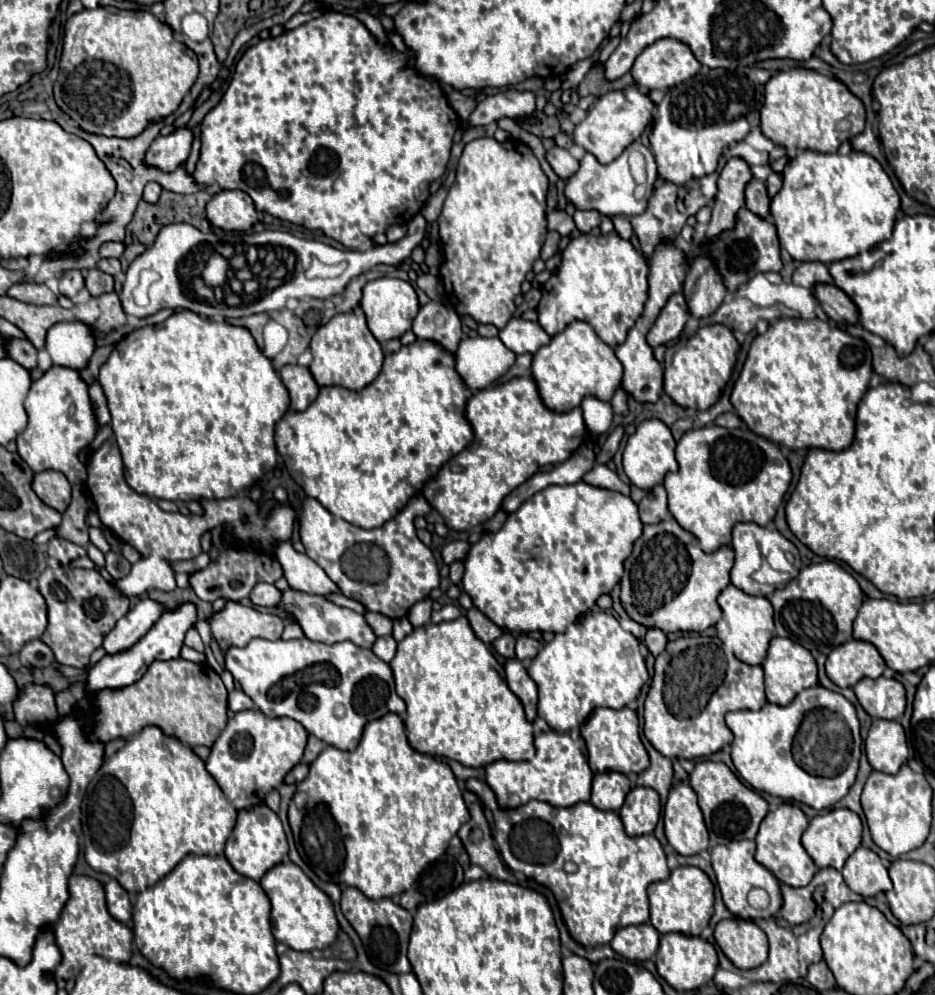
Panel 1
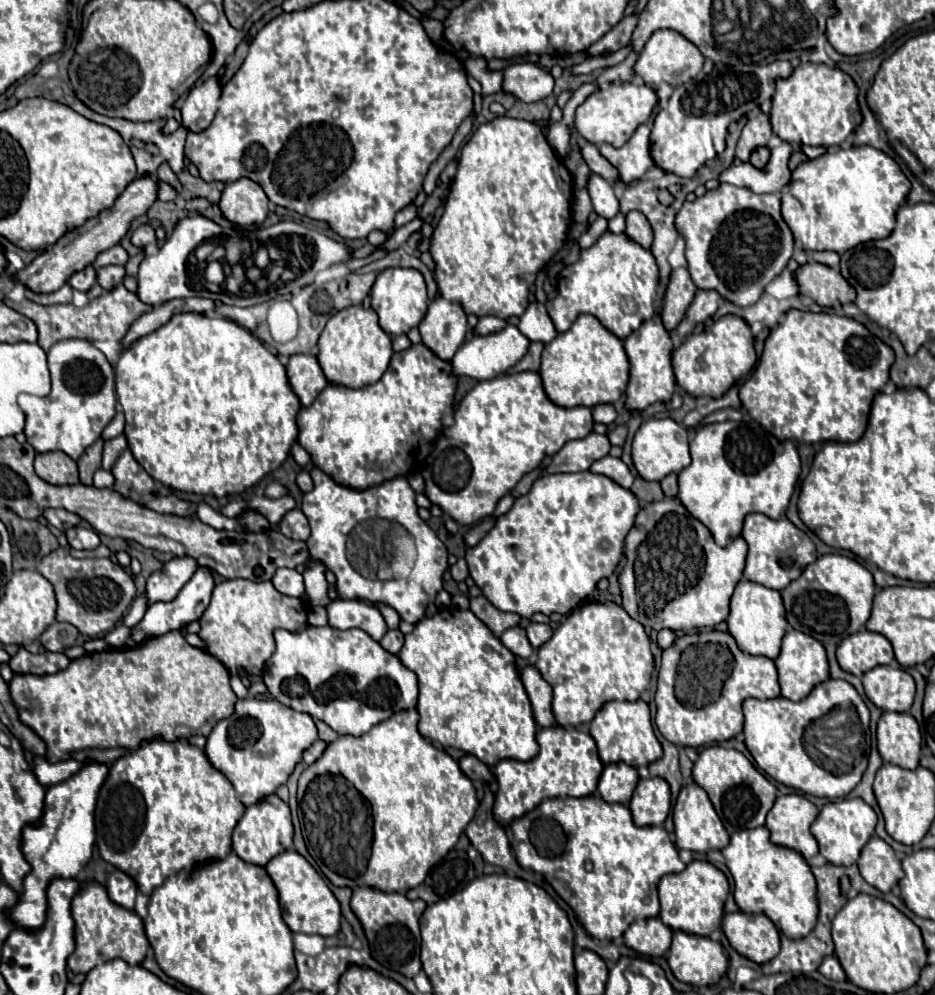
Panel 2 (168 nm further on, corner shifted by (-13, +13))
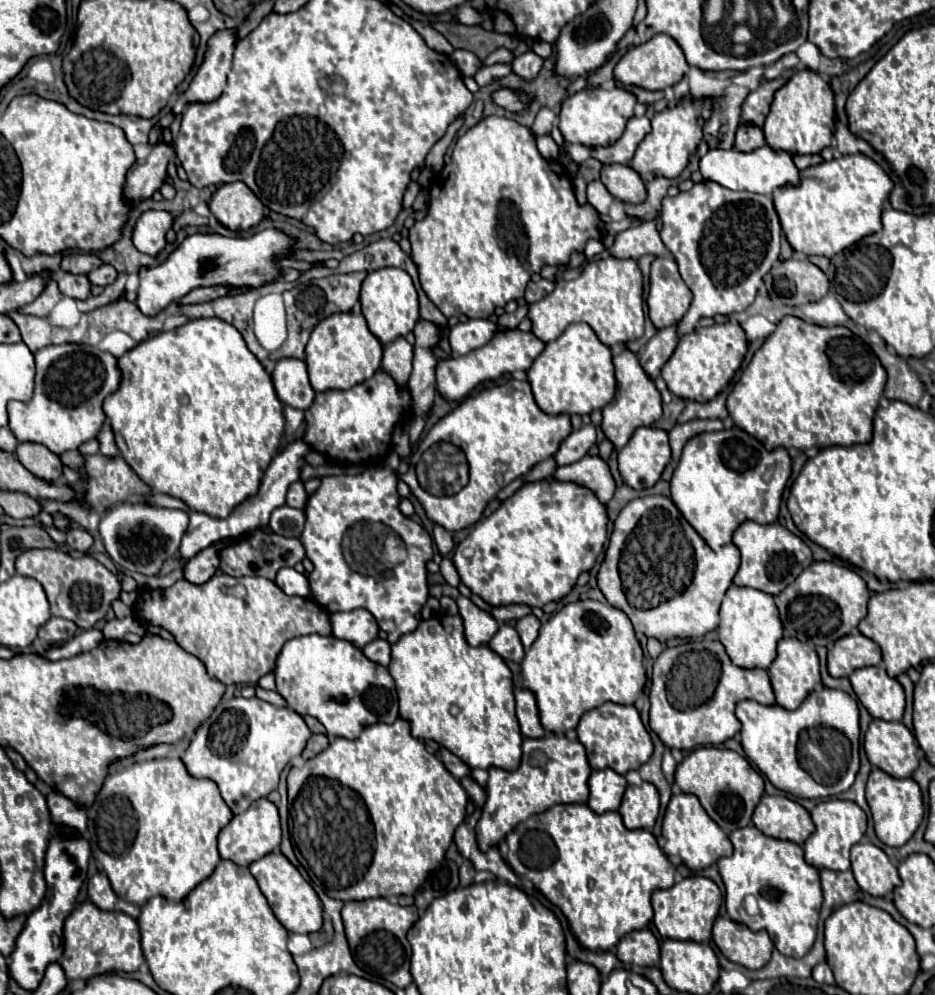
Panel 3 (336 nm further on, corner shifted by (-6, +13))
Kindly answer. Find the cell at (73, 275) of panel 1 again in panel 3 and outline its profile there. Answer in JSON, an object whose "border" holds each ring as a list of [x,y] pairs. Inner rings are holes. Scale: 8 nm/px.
{"border":[[[57,272],[57,284],[63,296],[75,298],[75,300],[87,300],[91,294],[91,284],[87,280],[87,276],[79,274],[69,274],[69,272]]]}

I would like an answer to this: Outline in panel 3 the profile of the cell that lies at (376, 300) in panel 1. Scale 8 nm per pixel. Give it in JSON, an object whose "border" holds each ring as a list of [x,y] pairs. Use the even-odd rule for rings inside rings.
{"border":[[[379,268],[369,272],[361,286],[361,308],[369,330],[379,338],[381,344],[389,344],[399,336],[407,336],[419,320],[417,290],[409,274],[401,268]]]}

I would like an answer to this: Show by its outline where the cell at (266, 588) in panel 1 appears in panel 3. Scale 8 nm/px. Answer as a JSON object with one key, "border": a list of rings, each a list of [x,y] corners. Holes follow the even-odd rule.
{"border":[[[281,568],[277,572],[275,584],[289,596],[309,596],[309,582],[305,574],[299,574],[295,568]]]}

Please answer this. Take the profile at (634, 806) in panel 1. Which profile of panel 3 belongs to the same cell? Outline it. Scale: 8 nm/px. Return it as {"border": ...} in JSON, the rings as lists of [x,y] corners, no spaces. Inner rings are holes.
{"border":[[[643,782],[641,786],[627,786],[619,814],[629,830],[651,830],[659,814],[659,794],[655,786]]]}

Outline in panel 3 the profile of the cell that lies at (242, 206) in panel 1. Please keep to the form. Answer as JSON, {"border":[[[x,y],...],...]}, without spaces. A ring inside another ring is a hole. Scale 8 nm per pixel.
{"border":[[[243,182],[219,186],[209,200],[209,210],[229,230],[249,230],[265,216],[265,206]]]}

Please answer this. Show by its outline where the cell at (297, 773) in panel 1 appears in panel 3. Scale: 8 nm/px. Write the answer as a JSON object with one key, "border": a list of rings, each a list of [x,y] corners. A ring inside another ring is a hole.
{"border":[[[313,734],[313,736],[309,738],[305,750],[303,750],[303,758],[309,760],[309,758],[313,758],[315,754],[319,754],[321,750],[325,750],[327,746],[329,746],[329,738],[327,738],[325,734]]]}

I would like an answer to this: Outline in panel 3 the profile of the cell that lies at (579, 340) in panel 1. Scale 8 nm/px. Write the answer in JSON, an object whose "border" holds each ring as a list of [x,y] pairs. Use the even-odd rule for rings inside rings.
{"border":[[[571,324],[557,340],[547,342],[545,350],[527,370],[537,406],[545,414],[589,414],[601,410],[615,396],[615,376],[611,350],[599,342],[591,326]]]}

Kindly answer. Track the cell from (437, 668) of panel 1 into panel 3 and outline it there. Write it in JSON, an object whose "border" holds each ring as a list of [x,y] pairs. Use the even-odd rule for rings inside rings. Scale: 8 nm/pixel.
{"border":[[[445,616],[445,618],[431,618],[431,620],[423,620],[415,632],[405,634],[399,638],[399,642],[395,642],[391,646],[391,664],[389,664],[389,672],[397,684],[397,696],[399,696],[399,718],[407,720],[411,724],[411,734],[415,738],[429,738],[435,740],[437,744],[441,744],[443,748],[451,750],[455,756],[459,756],[469,768],[483,768],[489,770],[491,766],[495,768],[503,768],[503,770],[517,770],[519,762],[521,762],[521,730],[519,730],[519,722],[515,716],[515,698],[513,698],[513,682],[511,682],[511,670],[507,668],[507,664],[503,662],[503,658],[499,654],[495,654],[489,646],[469,646],[463,634],[463,620],[459,616]]]}

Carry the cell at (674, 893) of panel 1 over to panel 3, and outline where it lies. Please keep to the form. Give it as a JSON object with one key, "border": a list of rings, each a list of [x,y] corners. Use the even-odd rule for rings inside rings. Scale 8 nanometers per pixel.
{"border":[[[691,876],[677,882],[669,890],[655,890],[651,896],[653,906],[653,924],[661,938],[675,938],[675,940],[693,940],[693,942],[707,942],[711,940],[711,926],[719,914],[723,896],[717,884],[703,876]]]}

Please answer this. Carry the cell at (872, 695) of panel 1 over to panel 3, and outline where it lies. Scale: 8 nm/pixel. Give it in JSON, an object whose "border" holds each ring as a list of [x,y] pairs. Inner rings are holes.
{"border":[[[883,666],[861,668],[849,676],[855,696],[873,718],[901,720],[905,710],[905,694],[895,678],[889,678]]]}

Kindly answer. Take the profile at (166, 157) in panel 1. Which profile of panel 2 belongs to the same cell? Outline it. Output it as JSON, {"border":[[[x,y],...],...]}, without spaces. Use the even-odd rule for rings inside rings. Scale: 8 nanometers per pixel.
{"border":[[[214,76],[206,80],[202,86],[190,90],[184,106],[182,106],[182,128],[190,132],[206,130],[212,124],[212,118],[218,110],[220,102],[220,80]]]}

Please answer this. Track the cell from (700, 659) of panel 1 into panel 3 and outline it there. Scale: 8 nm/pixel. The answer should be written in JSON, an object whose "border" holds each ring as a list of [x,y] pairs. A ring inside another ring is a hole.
{"border":[[[693,640],[675,648],[665,648],[653,664],[651,676],[651,730],[667,748],[691,750],[697,746],[717,746],[741,730],[735,718],[735,704],[755,700],[775,704],[767,670],[747,670],[735,666],[721,642]]]}

